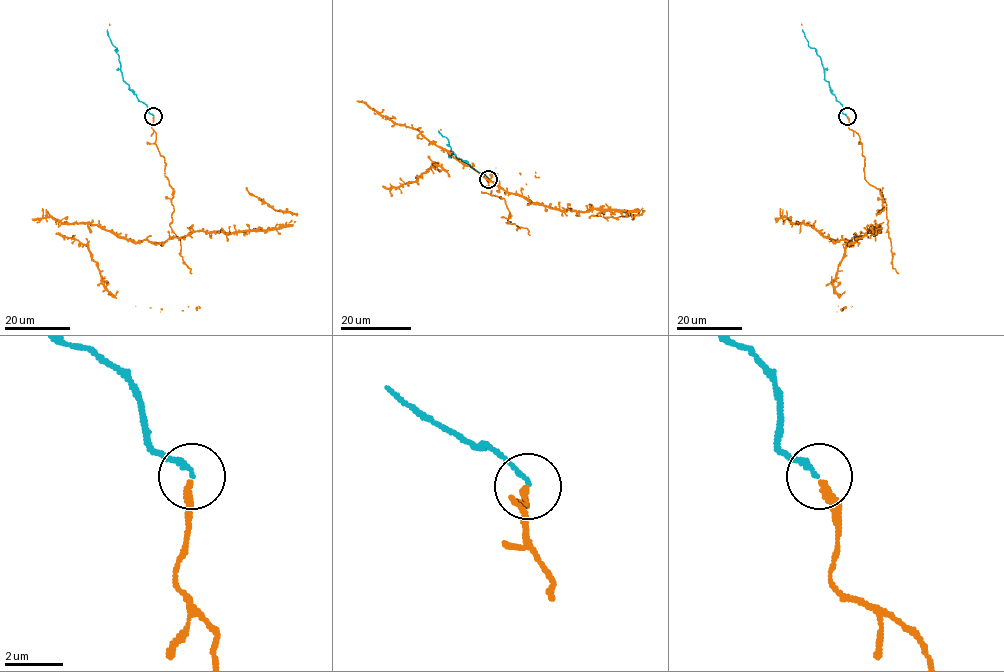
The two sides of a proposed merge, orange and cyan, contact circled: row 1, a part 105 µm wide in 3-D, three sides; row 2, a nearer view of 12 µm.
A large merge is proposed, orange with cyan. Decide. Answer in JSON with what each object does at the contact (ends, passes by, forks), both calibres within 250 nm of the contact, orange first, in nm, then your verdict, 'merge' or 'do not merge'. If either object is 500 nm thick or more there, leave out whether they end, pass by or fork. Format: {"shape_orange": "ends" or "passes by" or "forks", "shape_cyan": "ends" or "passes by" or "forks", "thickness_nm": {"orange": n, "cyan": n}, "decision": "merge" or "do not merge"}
{"shape_orange": "ends", "shape_cyan": "ends", "thickness_nm": {"orange": 200, "cyan": 160}, "decision": "merge"}

